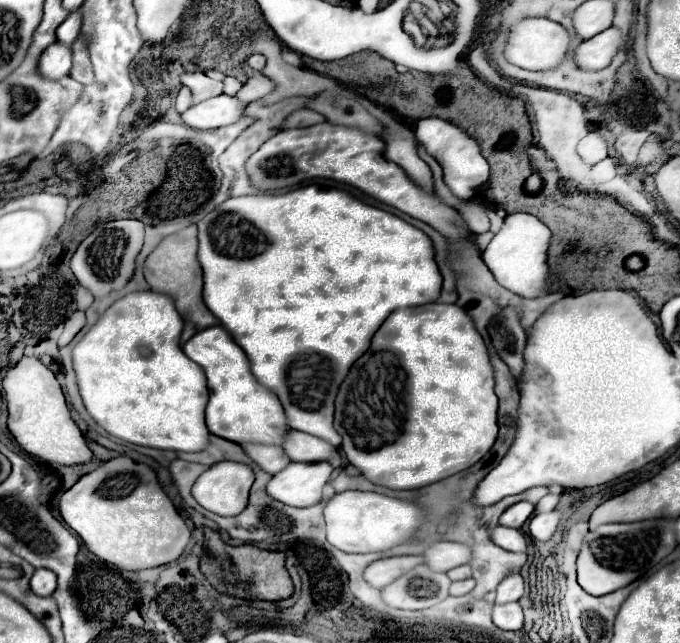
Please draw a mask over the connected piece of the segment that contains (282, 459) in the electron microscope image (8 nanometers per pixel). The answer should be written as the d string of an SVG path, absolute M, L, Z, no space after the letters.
M244 445L244 451L270 475L276 475L290 463L290 457L284 453L284 449L276 445Z

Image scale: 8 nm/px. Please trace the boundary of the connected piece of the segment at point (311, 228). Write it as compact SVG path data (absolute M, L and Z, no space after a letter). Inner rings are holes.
M306 185L300 189L294 189L284 195L246 195L246 197L232 197L218 205L212 213L208 213L202 221L198 221L198 261L204 271L204 301L206 307L220 319L222 327L234 337L234 341L244 349L244 353L250 359L252 373L254 377L274 391L286 411L288 425L290 429L304 431L316 437L322 437L324 441L330 441L334 447L340 447L342 437L336 433L332 427L332 417L334 417L334 399L338 395L338 389L342 381L346 379L346 373L350 371L352 363L366 353L370 347L370 341L382 321L396 309L400 307L416 307L424 303L432 303L440 295L442 287L442 275L440 269L434 261L434 247L430 239L420 239L420 231L412 227L410 223L402 221L400 217L376 209L372 205L362 203L360 199L352 197L348 191L342 189L320 189L316 185Z

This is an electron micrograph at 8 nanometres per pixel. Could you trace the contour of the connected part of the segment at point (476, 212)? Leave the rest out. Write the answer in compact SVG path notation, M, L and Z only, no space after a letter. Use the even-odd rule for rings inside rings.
M466 201L462 207L458 207L458 211L462 213L462 219L466 221L466 225L470 225L470 231L472 231L474 235L486 233L486 231L490 229L490 221L488 221L488 217L484 215L484 211L478 209L478 207L472 207L470 201Z

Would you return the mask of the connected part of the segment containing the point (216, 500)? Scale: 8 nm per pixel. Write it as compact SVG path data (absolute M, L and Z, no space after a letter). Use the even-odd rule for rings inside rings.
M222 461L196 479L192 495L204 509L222 517L234 517L246 509L252 483L254 473L248 465Z

